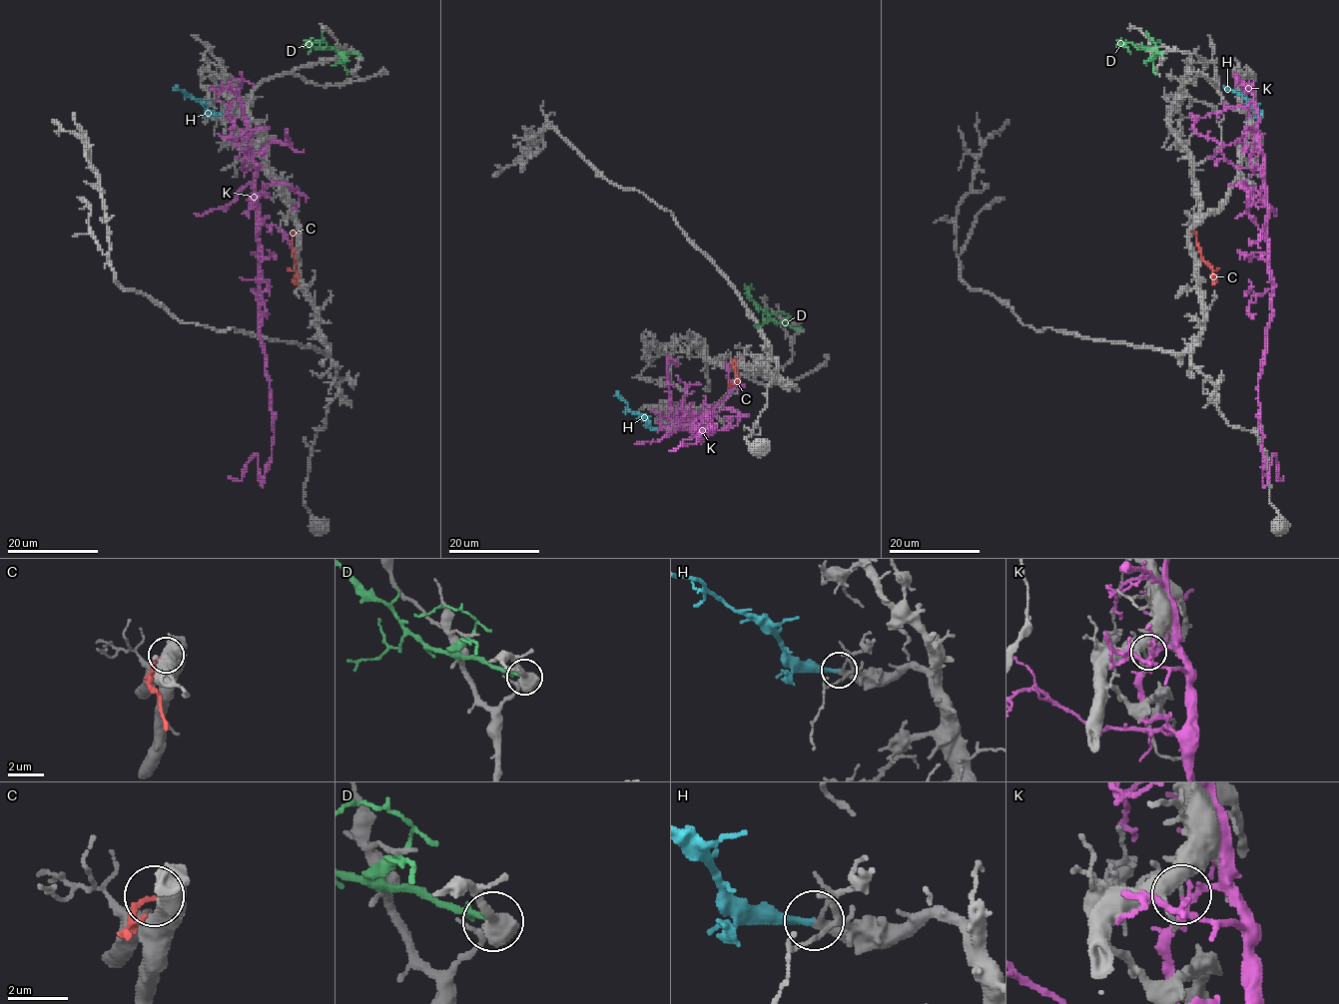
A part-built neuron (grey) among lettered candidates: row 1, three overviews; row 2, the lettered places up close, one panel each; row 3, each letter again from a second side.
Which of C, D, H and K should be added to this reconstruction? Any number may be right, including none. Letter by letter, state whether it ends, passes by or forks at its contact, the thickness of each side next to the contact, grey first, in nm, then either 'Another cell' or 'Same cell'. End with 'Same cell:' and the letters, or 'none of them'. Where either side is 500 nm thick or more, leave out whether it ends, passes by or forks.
C: Thickness 550 nm (grey) against 140 nm. Another cell
D: It ends there. Thickness 280 nm (grey) against 260 nm. Another cell
H: It ends there. Thickness 280 nm (grey) against 320 nm. Same cell
K: It forks there. Thickness 100 nm (grey) against 200 nm. Another cell
Same cell: H

